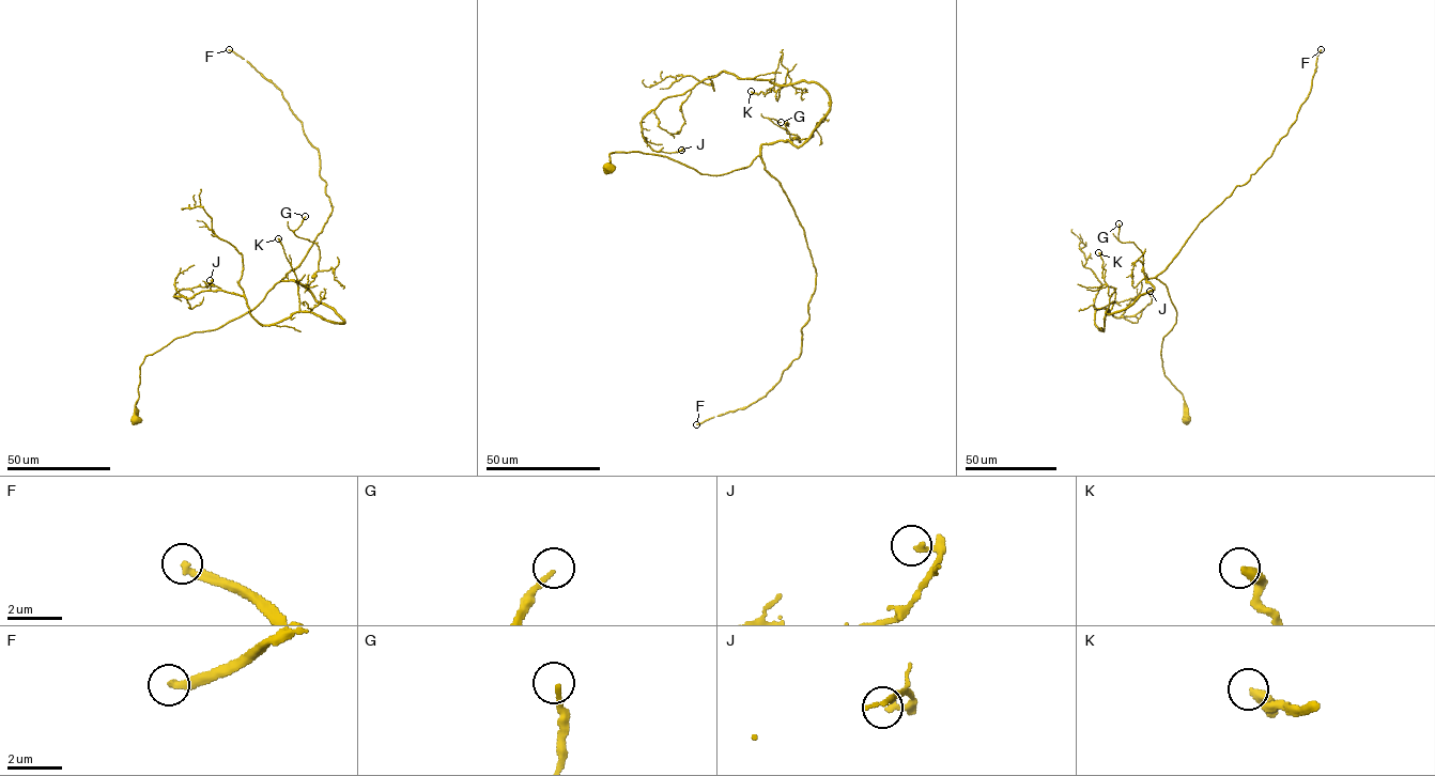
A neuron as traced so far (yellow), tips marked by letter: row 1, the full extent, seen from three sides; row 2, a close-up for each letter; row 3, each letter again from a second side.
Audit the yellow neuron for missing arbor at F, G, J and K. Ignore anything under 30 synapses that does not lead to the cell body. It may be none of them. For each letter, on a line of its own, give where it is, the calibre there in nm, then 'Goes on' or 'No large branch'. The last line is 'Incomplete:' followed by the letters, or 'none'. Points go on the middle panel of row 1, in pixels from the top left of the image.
F: Place: (696, 424). Thickness 280 nm. Goes on
G: Place: (781, 122). Thickness 170 nm. No large branch
J: Place: (681, 150). Thickness 240 nm. No large branch
K: Place: (751, 91). Thickness 400 nm. No large branch
Incomplete: F

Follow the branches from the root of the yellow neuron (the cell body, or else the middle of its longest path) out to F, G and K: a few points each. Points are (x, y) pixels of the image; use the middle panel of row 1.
F: (606, 167), (638, 152), (720, 175), (759, 156), (803, 229), (816, 283), (800, 355), (766, 396), (696, 424)
G: (606, 167), (611, 153), (638, 152), (720, 175), (747, 167), (762, 144), (800, 142), (769, 118), (781, 122)
K: (606, 167), (638, 152), (720, 175), (762, 144), (801, 145), (829, 108), (815, 82), (751, 91)

